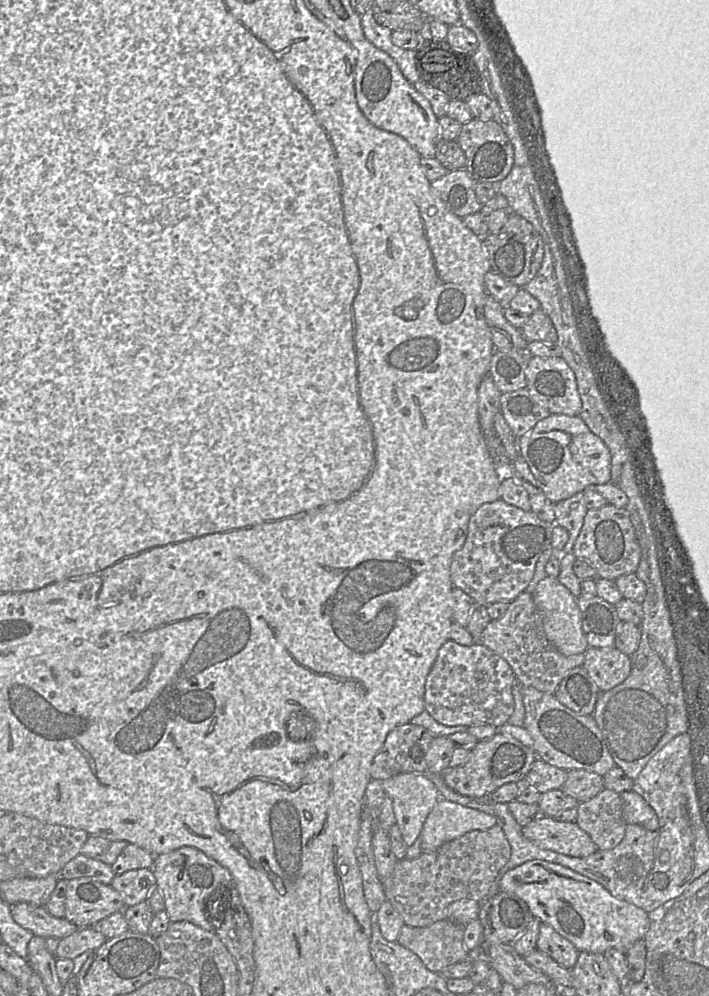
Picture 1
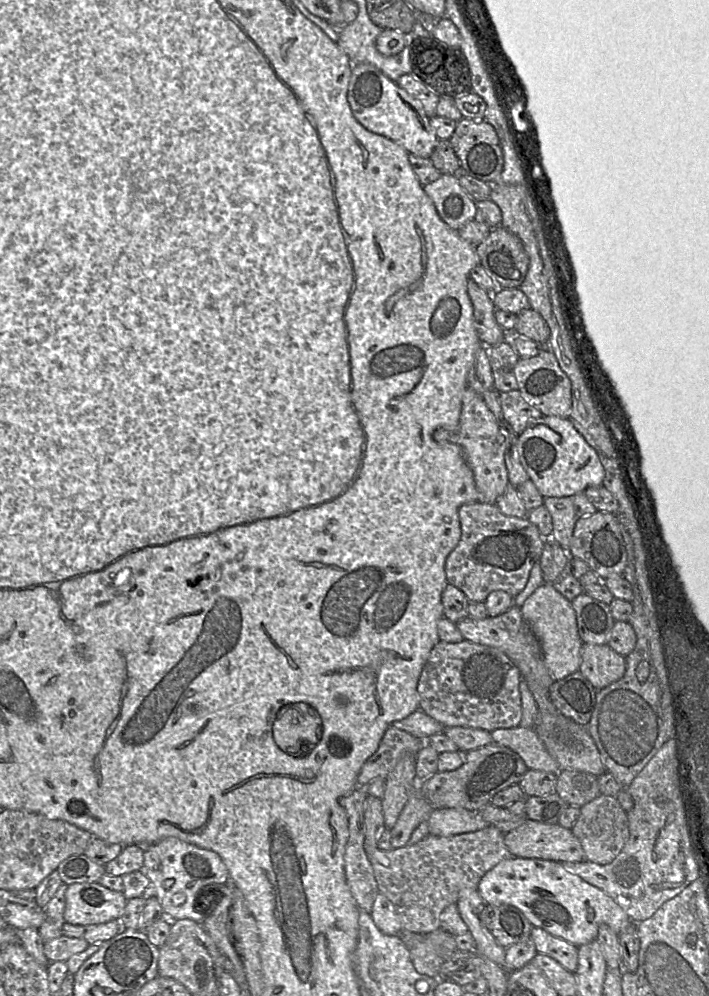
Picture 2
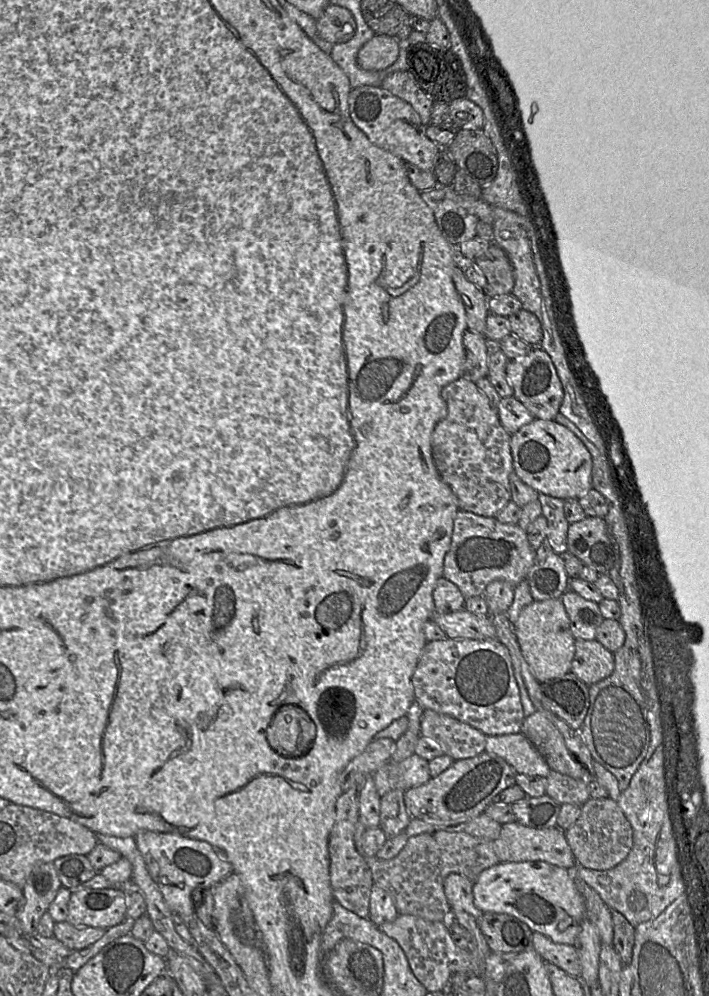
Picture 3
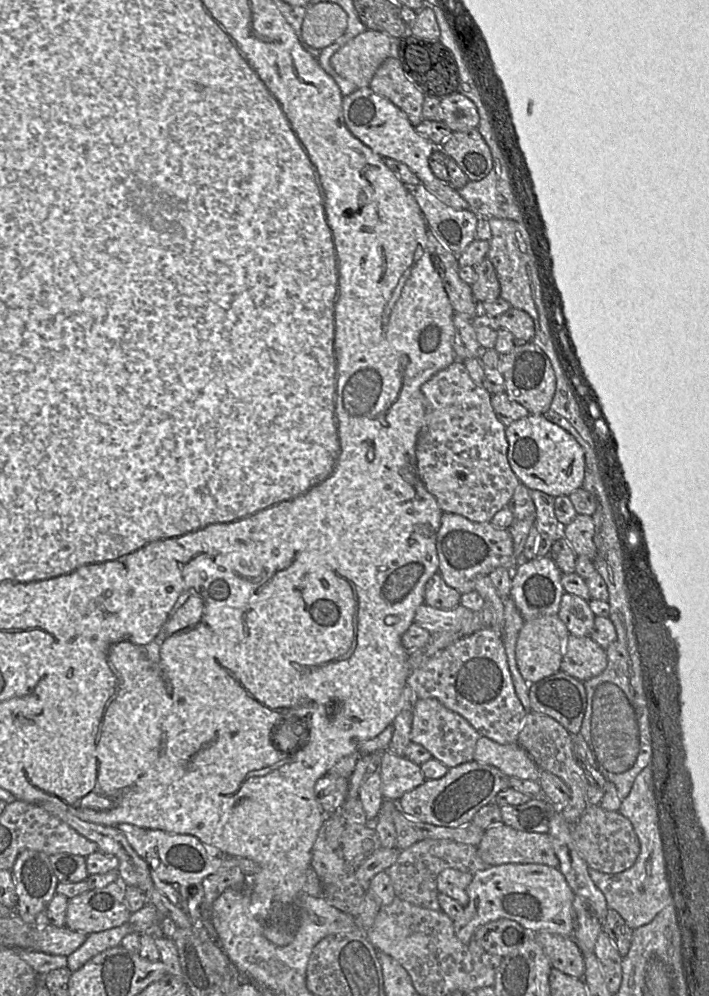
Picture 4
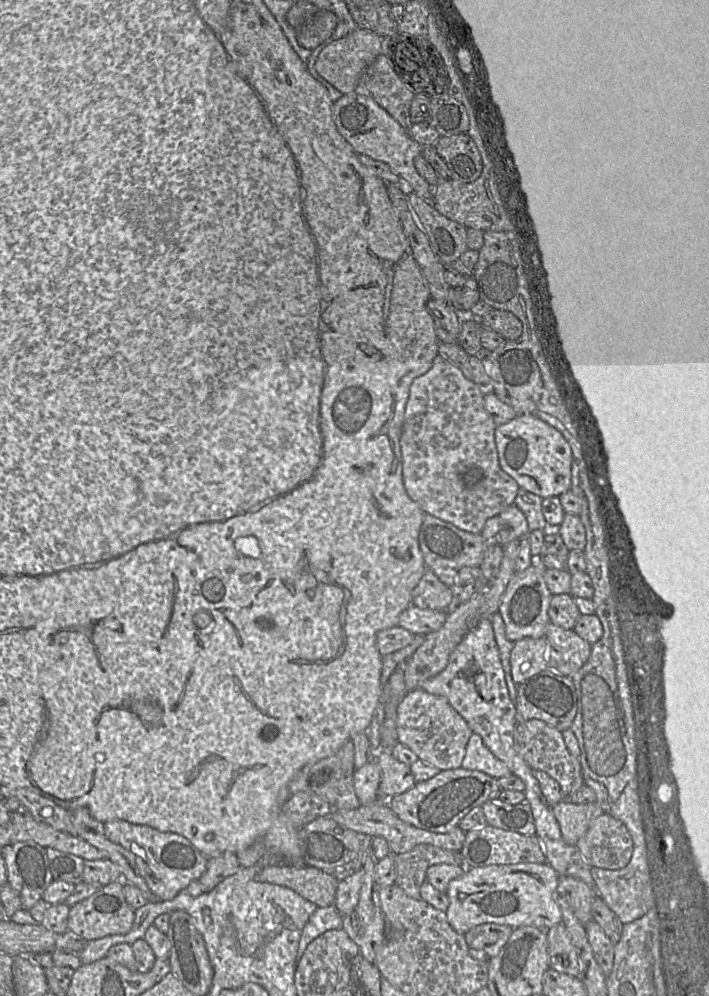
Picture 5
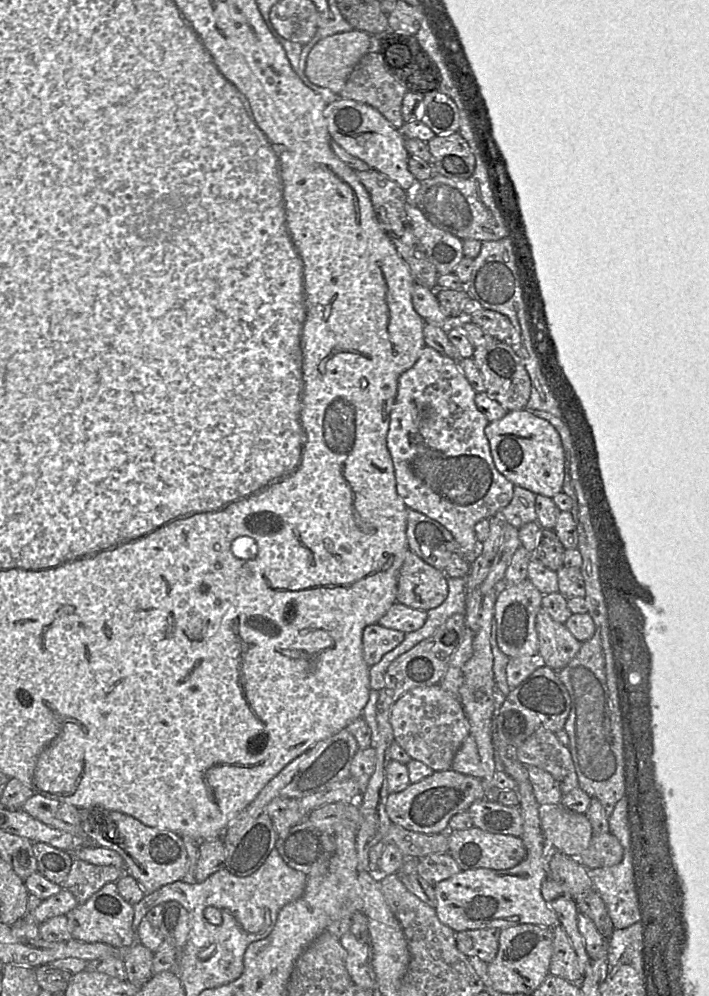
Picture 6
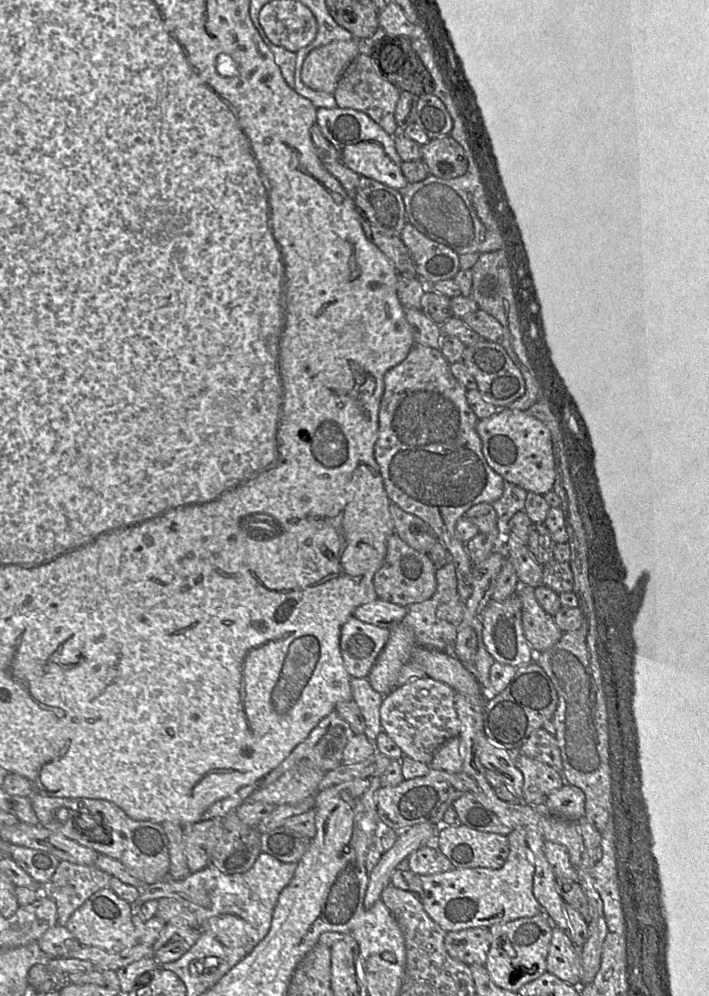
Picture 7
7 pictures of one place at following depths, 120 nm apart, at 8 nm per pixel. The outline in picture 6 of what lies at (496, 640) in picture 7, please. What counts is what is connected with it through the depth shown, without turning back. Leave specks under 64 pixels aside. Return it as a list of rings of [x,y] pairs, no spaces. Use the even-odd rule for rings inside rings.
[[[528,579],[513,585],[502,585],[494,606],[497,644],[508,657],[533,656],[538,653],[536,617],[542,609],[543,594]]]

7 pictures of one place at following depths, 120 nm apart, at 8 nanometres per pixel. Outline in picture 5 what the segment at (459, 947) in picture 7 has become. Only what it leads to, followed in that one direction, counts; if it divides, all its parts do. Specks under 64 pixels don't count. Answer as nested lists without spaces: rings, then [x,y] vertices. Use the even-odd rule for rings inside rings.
[[[485,923],[470,929],[464,938],[469,948],[482,950],[493,958],[505,946],[513,930],[510,926]]]

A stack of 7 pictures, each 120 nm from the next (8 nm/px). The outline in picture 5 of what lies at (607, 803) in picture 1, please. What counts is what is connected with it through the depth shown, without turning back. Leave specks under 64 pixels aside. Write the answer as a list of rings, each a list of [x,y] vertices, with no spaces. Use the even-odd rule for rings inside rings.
[[[608,812],[590,823],[575,846],[590,866],[608,870],[626,867],[633,853],[633,839],[627,827]]]

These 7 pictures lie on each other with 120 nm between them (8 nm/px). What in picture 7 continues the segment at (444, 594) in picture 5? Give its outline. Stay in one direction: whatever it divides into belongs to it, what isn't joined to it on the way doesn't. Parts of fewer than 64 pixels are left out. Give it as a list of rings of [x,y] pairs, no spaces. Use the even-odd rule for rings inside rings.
[[[393,533],[387,540],[387,554],[384,562],[373,578],[378,599],[404,607],[430,599],[437,588],[436,569],[427,553],[415,550],[397,533]]]

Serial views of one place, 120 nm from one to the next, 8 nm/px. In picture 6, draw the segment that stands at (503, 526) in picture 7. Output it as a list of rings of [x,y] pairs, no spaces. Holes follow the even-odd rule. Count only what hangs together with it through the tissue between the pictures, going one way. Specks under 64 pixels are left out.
[[[515,485],[510,503],[501,509],[496,516],[516,528],[529,522],[536,522],[536,496],[533,492]]]

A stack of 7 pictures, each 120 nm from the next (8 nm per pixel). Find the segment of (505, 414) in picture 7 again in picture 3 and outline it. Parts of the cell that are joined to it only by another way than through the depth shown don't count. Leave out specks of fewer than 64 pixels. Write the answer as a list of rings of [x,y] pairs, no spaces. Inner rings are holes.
[[[535,418],[511,435],[513,471],[538,493],[555,498],[579,498],[592,489],[592,458],[582,441],[554,420]]]

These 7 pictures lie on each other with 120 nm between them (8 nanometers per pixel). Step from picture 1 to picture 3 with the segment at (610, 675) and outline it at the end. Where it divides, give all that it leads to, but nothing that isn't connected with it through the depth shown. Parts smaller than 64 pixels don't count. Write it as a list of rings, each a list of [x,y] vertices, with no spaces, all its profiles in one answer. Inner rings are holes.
[[[575,640],[570,672],[587,685],[608,677],[614,670],[613,652],[595,640]]]

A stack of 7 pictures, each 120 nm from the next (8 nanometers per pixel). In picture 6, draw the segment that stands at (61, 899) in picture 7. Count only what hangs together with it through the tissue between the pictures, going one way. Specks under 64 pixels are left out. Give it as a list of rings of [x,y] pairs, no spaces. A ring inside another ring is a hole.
[[[74,859],[61,886],[75,896],[78,904],[83,904],[105,884],[116,882],[123,873],[124,870],[114,866],[95,865]]]

